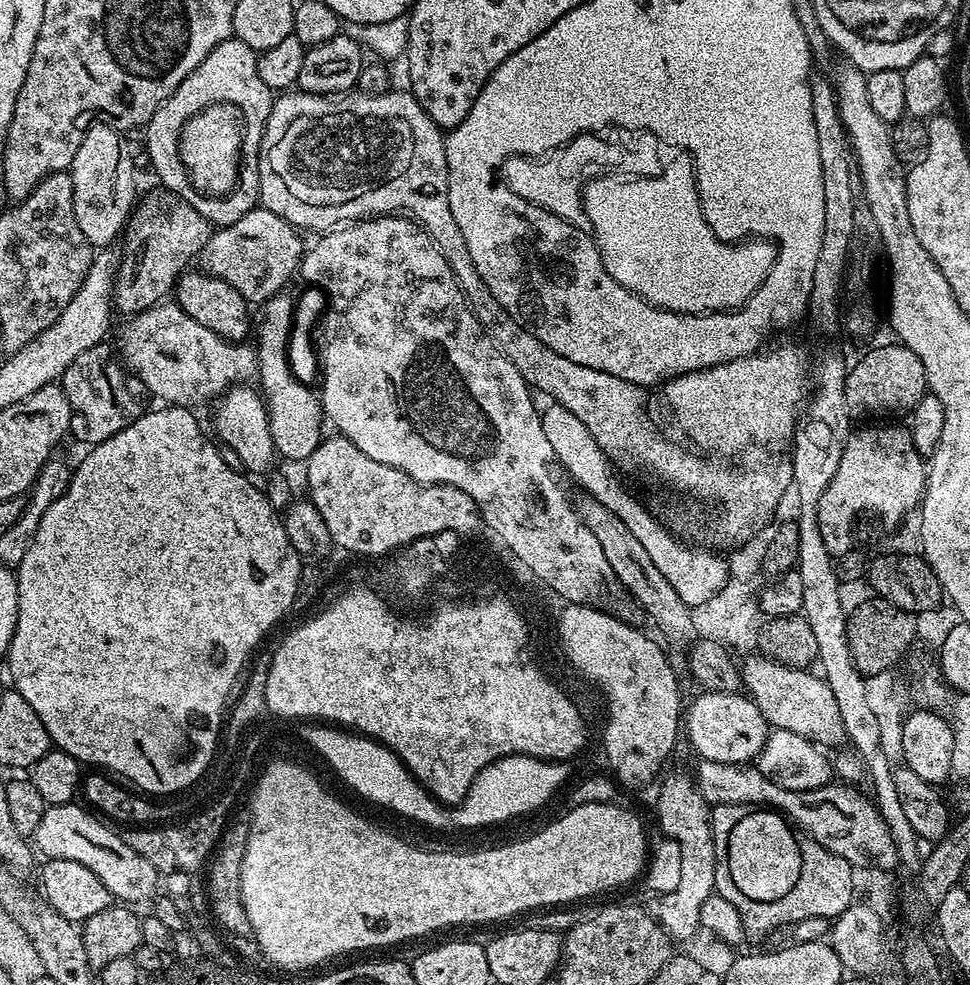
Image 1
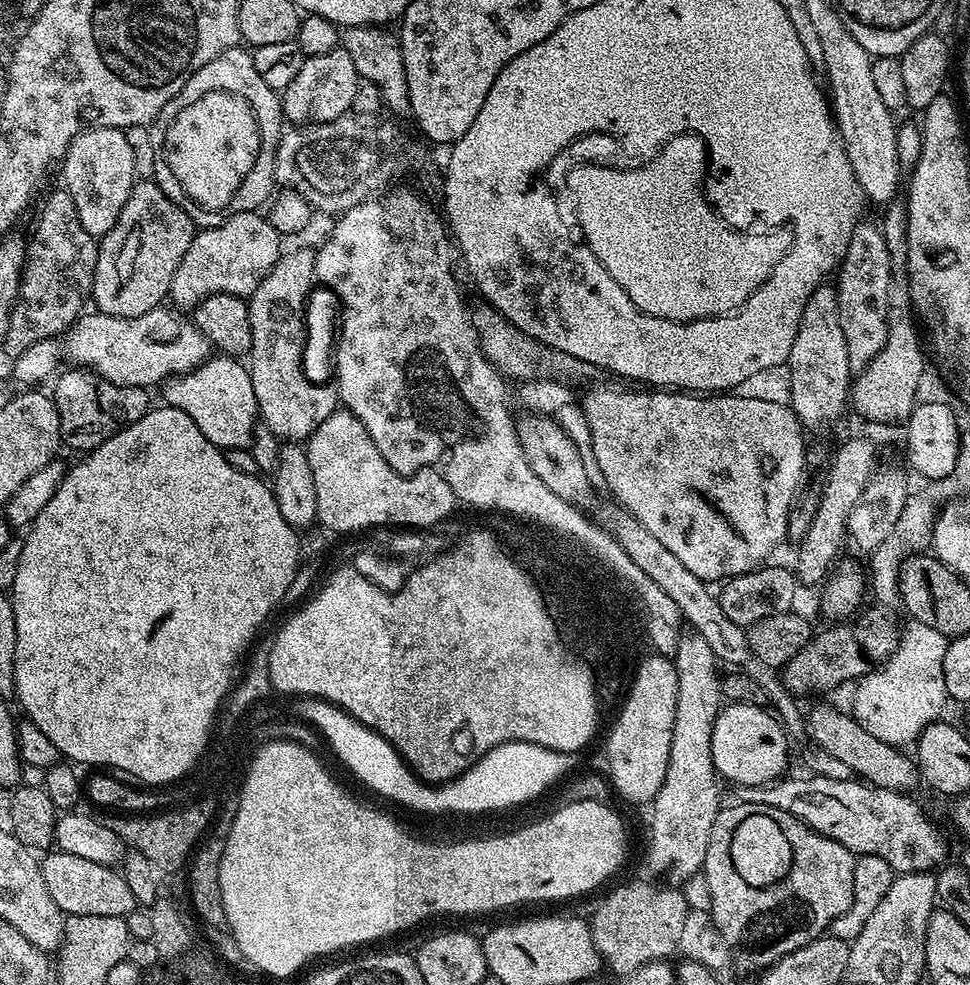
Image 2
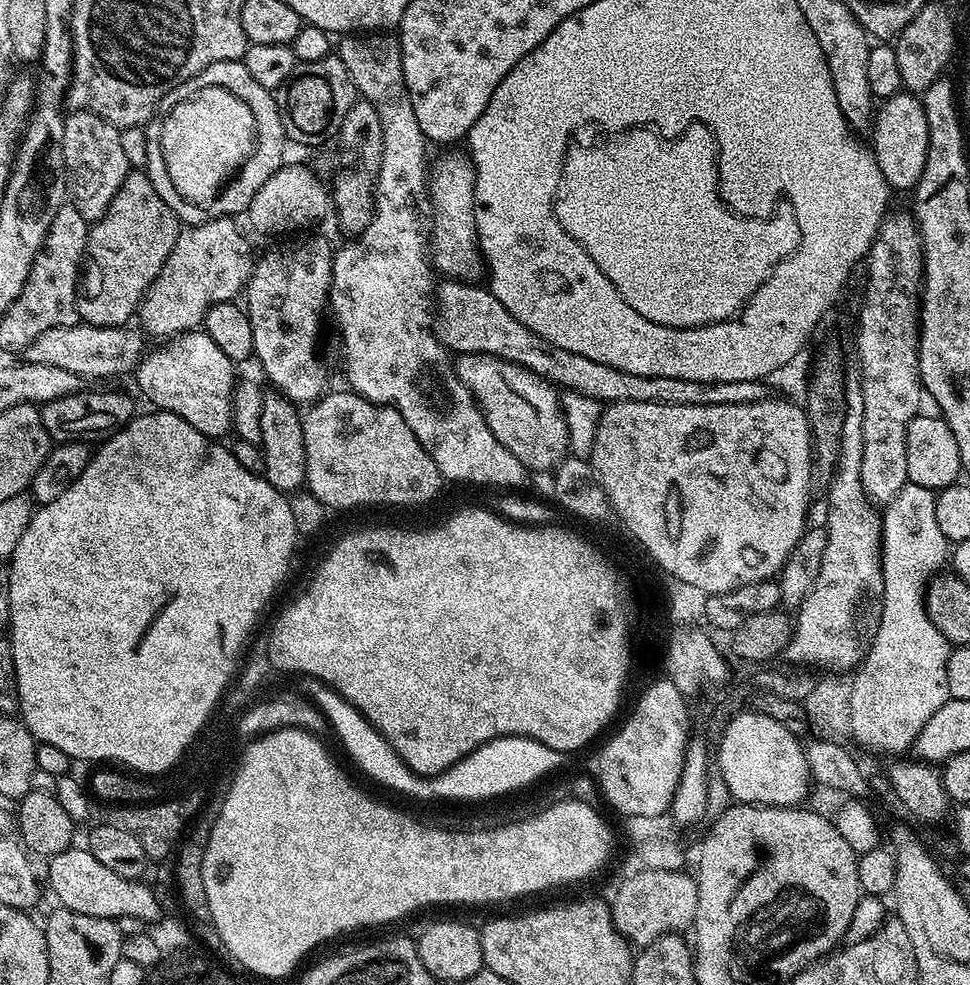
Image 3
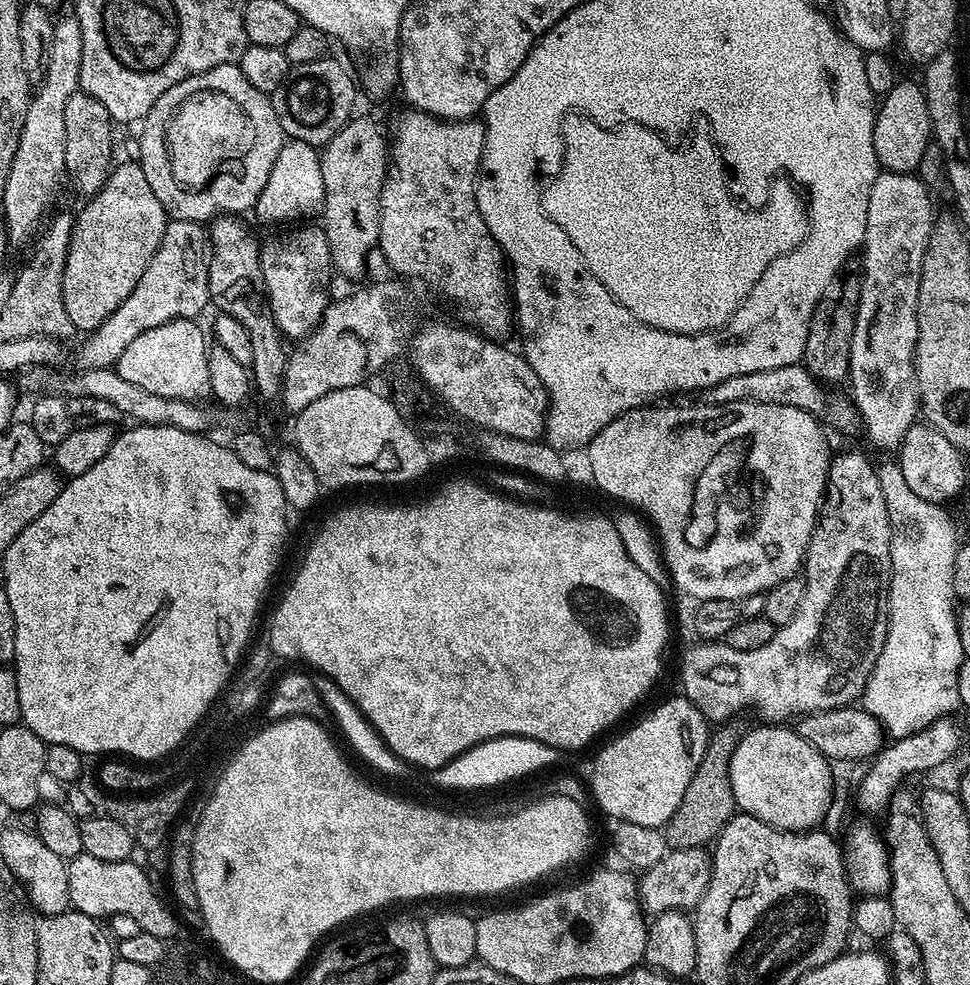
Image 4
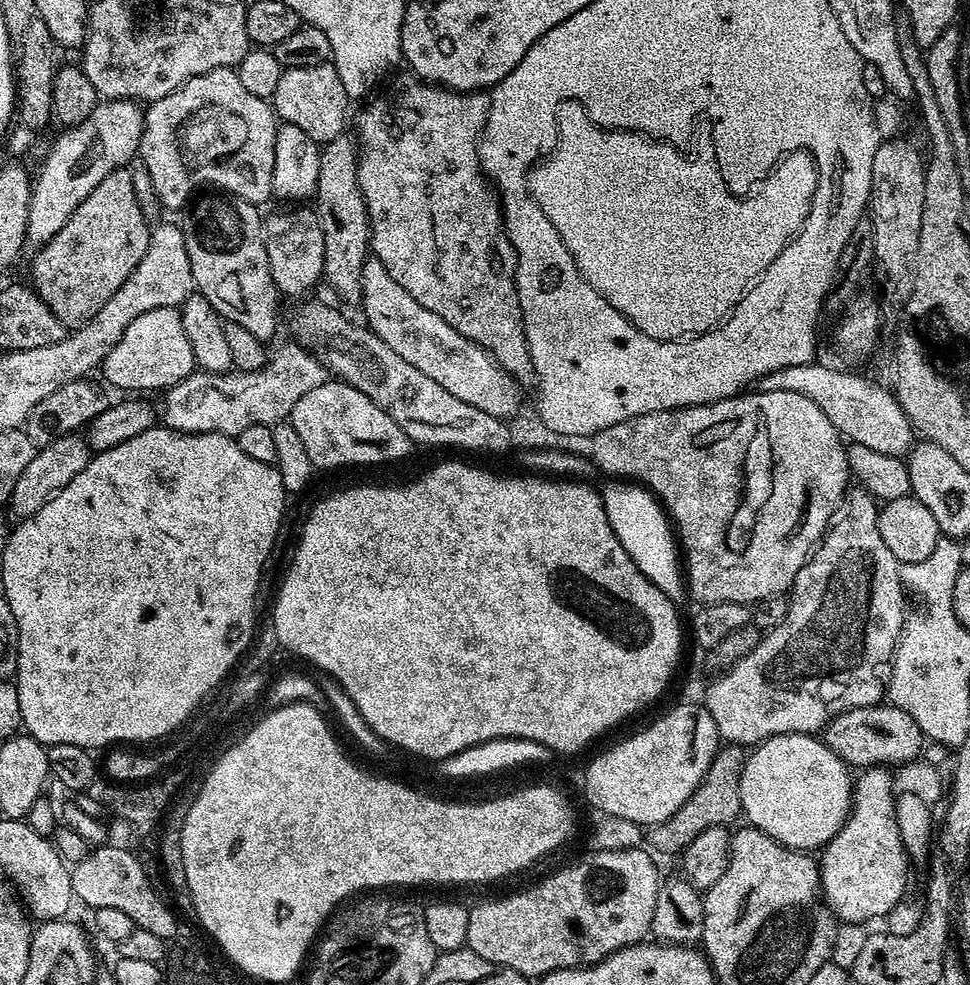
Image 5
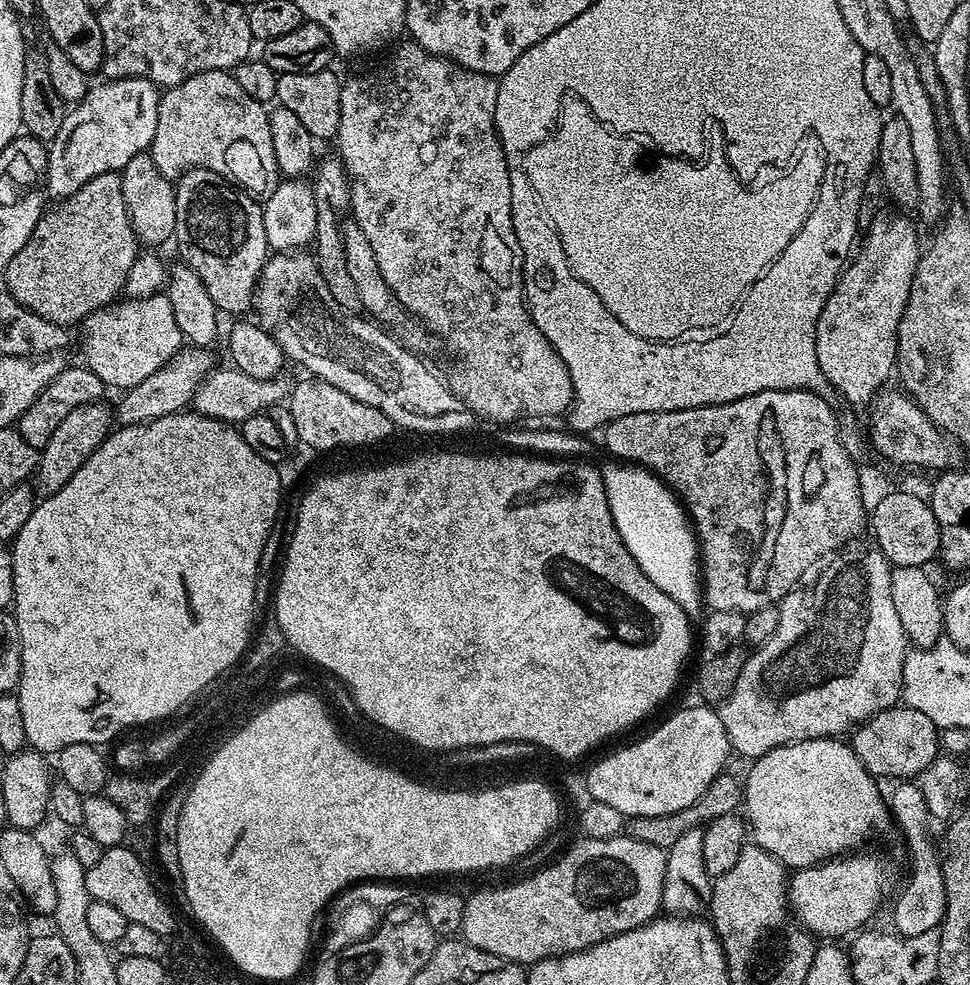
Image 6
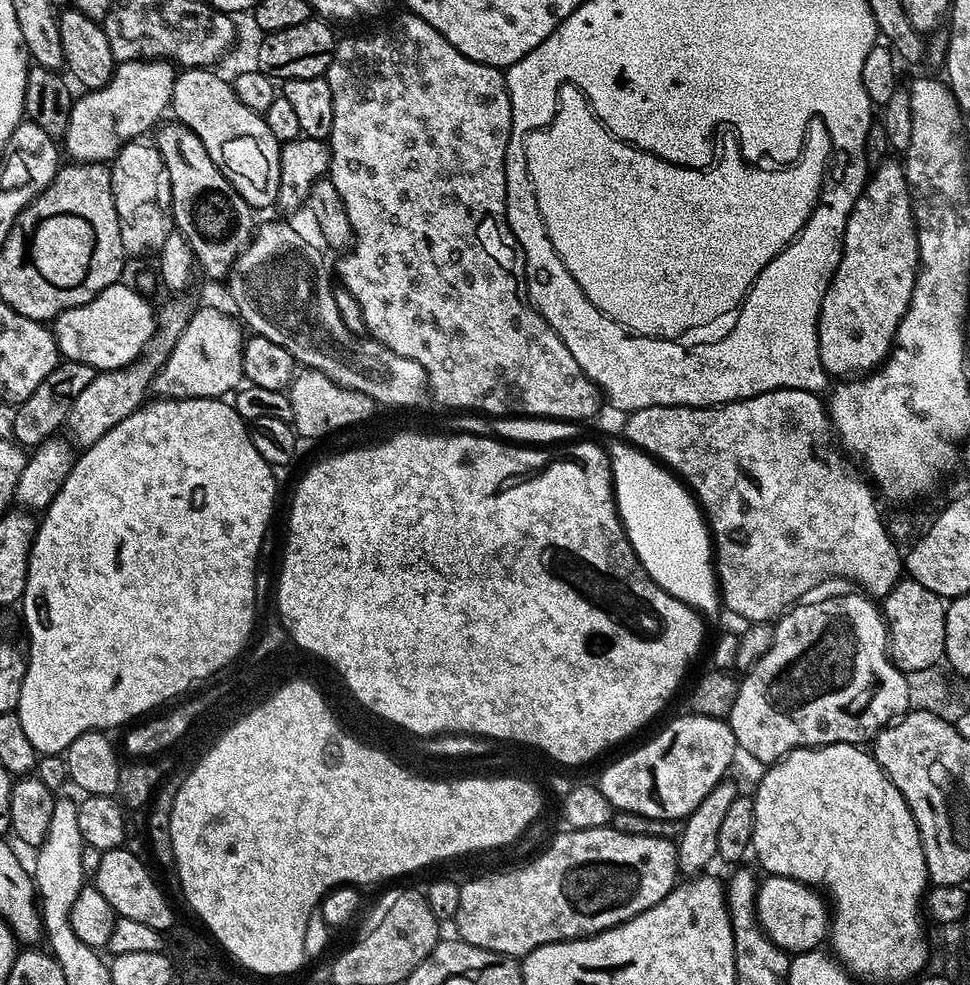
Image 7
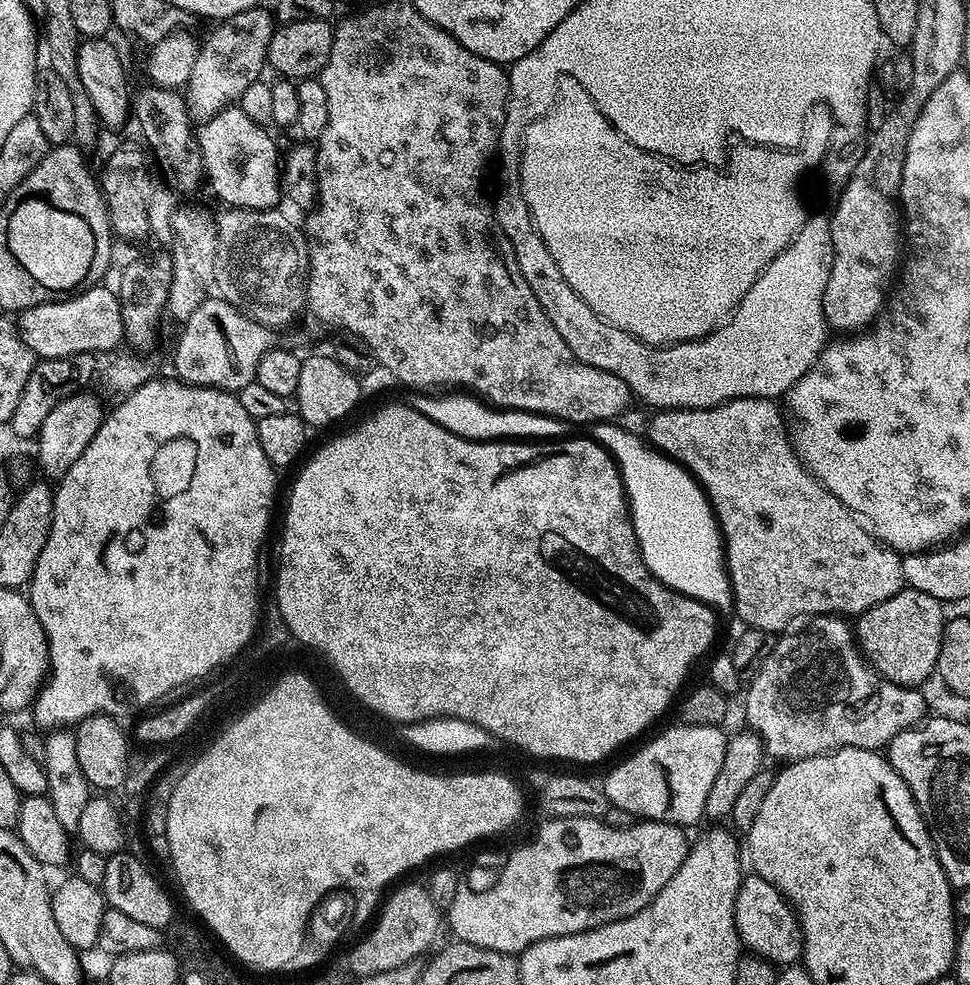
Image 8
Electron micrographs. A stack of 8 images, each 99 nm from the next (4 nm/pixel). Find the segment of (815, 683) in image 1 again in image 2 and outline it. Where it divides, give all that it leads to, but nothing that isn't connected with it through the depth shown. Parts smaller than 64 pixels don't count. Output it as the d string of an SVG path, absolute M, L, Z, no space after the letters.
M822 706L810 711L806 716L807 735L817 745L819 751L833 755L841 762L846 762L850 770L861 781L874 788L889 788L895 792L911 793L915 784L921 783L920 770L911 755L903 756L899 747L888 745L863 729L862 725L847 711L828 710Z

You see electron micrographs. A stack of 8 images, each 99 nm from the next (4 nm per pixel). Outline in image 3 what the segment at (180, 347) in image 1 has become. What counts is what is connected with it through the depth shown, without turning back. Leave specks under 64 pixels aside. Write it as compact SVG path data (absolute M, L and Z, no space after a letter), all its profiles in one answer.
M83 322L74 326L54 326L54 330L46 330L39 338L34 338L30 346L24 348L22 360L25 364L59 366L62 370L70 370L70 374L78 374L81 378L94 376L104 380L107 376L131 373L146 352L145 337L133 328L99 328Z

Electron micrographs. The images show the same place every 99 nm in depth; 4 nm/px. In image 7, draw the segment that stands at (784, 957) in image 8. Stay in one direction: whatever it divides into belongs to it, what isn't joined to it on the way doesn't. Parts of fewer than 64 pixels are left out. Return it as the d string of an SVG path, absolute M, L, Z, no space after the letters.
M765 875L756 889L756 921L778 947L789 954L811 952L825 943L830 923L830 908L819 891L785 876Z

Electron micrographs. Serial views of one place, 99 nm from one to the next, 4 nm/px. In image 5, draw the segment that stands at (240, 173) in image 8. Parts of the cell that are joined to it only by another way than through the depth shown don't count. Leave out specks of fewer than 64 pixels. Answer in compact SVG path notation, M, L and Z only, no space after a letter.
M230 68L210 70L206 74L190 78L182 86L178 86L178 90L166 94L166 98L151 101L144 113L144 133L140 139L138 156L142 161L142 166L154 166L154 168L162 166L162 174L160 174L160 170L150 174L159 207L166 210L171 206L172 192L179 190L182 186L181 182L186 182L186 166L192 160L200 160L200 182L214 186L214 156L216 156L216 183L218 183L220 170L224 164L224 150L236 152L238 164L244 172L244 180L234 180L236 184L224 187L223 191L234 196L240 196L257 206L264 206L267 200L273 199L274 138L277 127L278 117L271 103L258 98L258 94L250 94L250 90L246 90L246 86L242 86L242 82L238 82L238 74Z

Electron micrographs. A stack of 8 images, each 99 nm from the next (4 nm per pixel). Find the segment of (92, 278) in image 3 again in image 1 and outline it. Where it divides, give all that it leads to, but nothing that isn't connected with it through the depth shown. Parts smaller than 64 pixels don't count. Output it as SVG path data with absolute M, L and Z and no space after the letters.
M163 186L157 189L135 205L126 225L120 270L114 281L114 308L117 313L144 312L161 303L167 297L164 295L175 289L180 277L191 265L188 263L203 253L214 231L213 225L190 202Z

